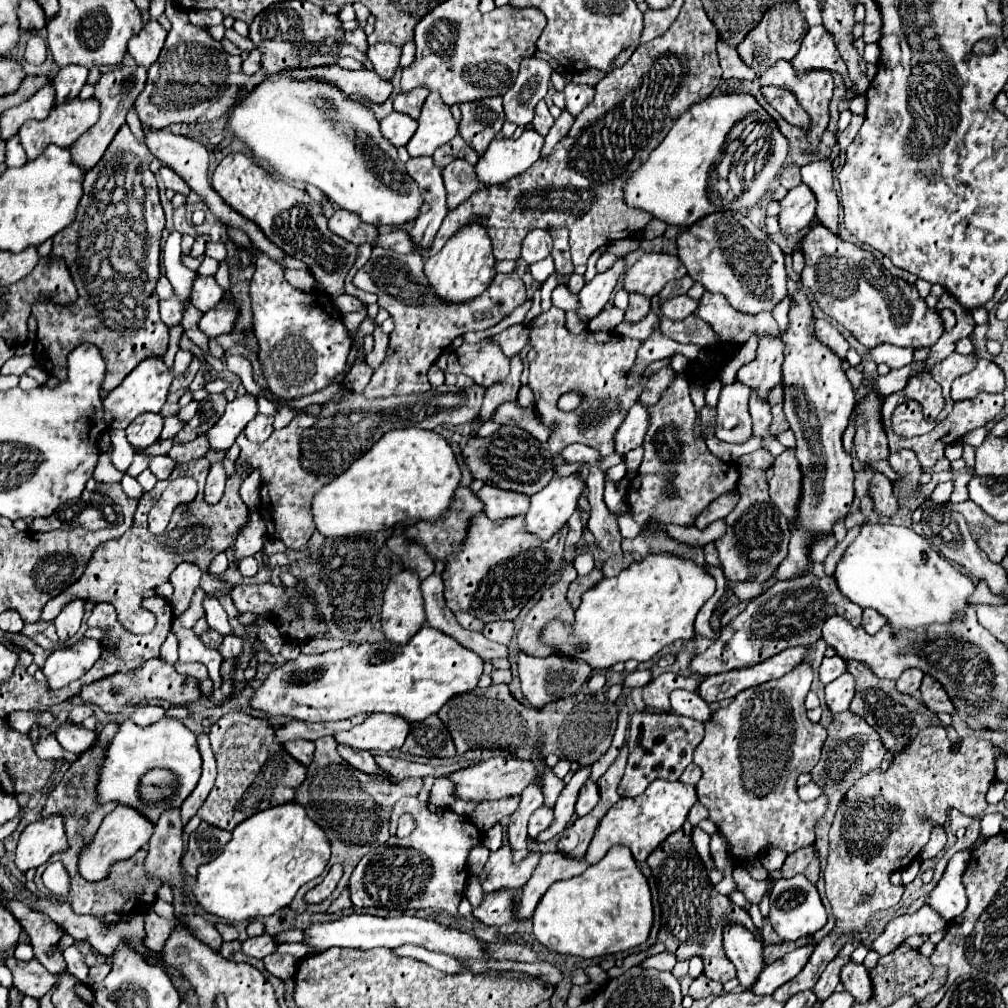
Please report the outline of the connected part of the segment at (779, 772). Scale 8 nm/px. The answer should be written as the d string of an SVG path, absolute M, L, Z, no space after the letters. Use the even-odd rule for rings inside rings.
M802 663L802 667L796 667L790 675L738 693L728 707L718 707L704 723L706 735L694 751L694 763L702 767L702 779L696 785L698 801L708 809L708 819L714 821L718 831L726 837L730 855L738 865L748 863L752 857L760 857L768 849L794 853L816 841L816 823L826 813L828 799L820 795L814 801L802 801L796 785L798 775L810 771L818 763L828 735L826 727L806 717L804 699L810 691L810 683L812 669L808 663Z

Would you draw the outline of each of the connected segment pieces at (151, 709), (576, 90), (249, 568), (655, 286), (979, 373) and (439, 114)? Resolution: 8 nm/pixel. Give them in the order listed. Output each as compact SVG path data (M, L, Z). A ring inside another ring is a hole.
M144 703L144 705L140 705L140 707L134 711L132 719L134 719L138 725L150 725L150 723L162 719L164 715L166 715L166 709L164 709L162 705L148 705L148 703Z
M574 81L566 83L564 95L566 95L566 111L570 111L574 117L592 103L596 89L590 85L578 85Z
M244 557L244 559L240 561L240 573L242 573L244 577L256 575L256 571L258 571L258 561L256 561L254 557Z
M646 253L624 275L624 289L652 297L662 291L668 281L686 275L680 259L670 253Z
M980 359L978 365L966 373L960 375L952 383L952 399L962 401L962 399L972 399L982 391L988 393L1002 393L1004 391L1004 371L990 359Z
M430 93L418 117L416 135L408 141L406 149L412 157L432 155L442 143L448 143L458 133L458 123L450 107L438 93Z

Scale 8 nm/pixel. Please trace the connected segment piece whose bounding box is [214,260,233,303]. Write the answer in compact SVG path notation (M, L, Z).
M224 260L219 263L219 269L214 275L214 278L218 285L223 288L222 298L228 300L229 303L232 303L233 295L230 291L230 279L228 277L230 274L226 262L227 261Z

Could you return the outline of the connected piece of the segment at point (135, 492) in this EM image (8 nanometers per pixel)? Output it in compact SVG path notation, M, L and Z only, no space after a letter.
M126 473L124 479L122 479L122 487L124 487L124 491L126 491L130 497L134 497L134 499L140 499L140 497L144 495L144 491L142 491L140 483L136 481L136 477L130 477L128 473Z

